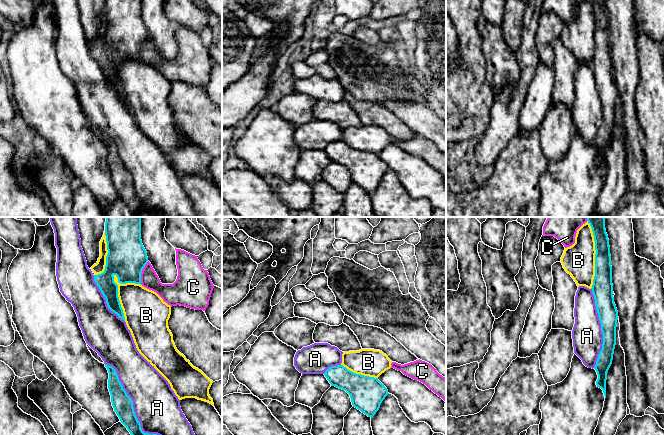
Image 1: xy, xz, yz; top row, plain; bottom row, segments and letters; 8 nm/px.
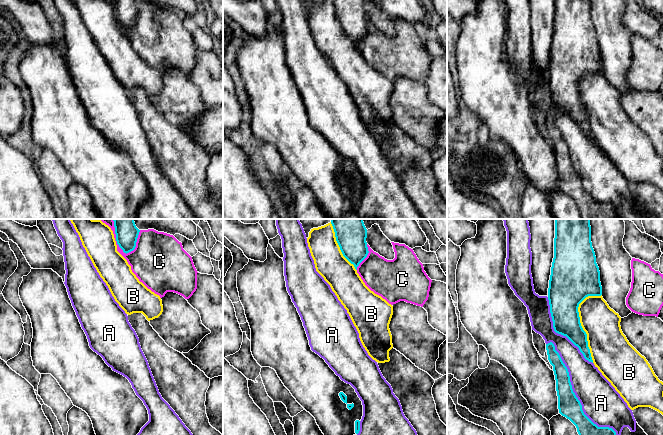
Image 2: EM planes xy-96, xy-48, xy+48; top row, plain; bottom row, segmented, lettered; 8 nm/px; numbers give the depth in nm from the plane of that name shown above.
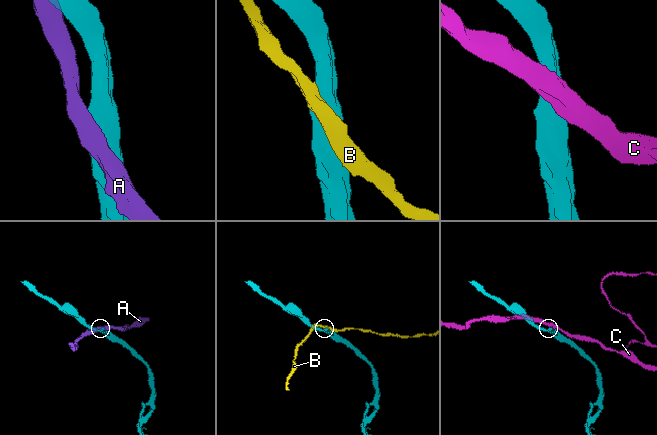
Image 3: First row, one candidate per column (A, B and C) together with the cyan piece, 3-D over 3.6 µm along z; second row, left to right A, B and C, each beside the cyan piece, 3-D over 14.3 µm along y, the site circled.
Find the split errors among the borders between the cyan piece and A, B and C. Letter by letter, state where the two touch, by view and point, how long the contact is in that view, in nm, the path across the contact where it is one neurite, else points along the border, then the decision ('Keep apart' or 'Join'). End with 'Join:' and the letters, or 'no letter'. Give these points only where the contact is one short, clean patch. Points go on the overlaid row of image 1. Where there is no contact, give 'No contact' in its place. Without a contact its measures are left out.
A: Touches cyan at xy (132, 403). Shared border 700 nm. Keep apart
B: Touches cyan at xy (118, 297). Shared border 380 nm. Keep apart
C: Touches cyan at xy (141, 272). Shared border 200 nm. Keep apart
Join: no letter

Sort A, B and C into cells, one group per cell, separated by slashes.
A / B / C

